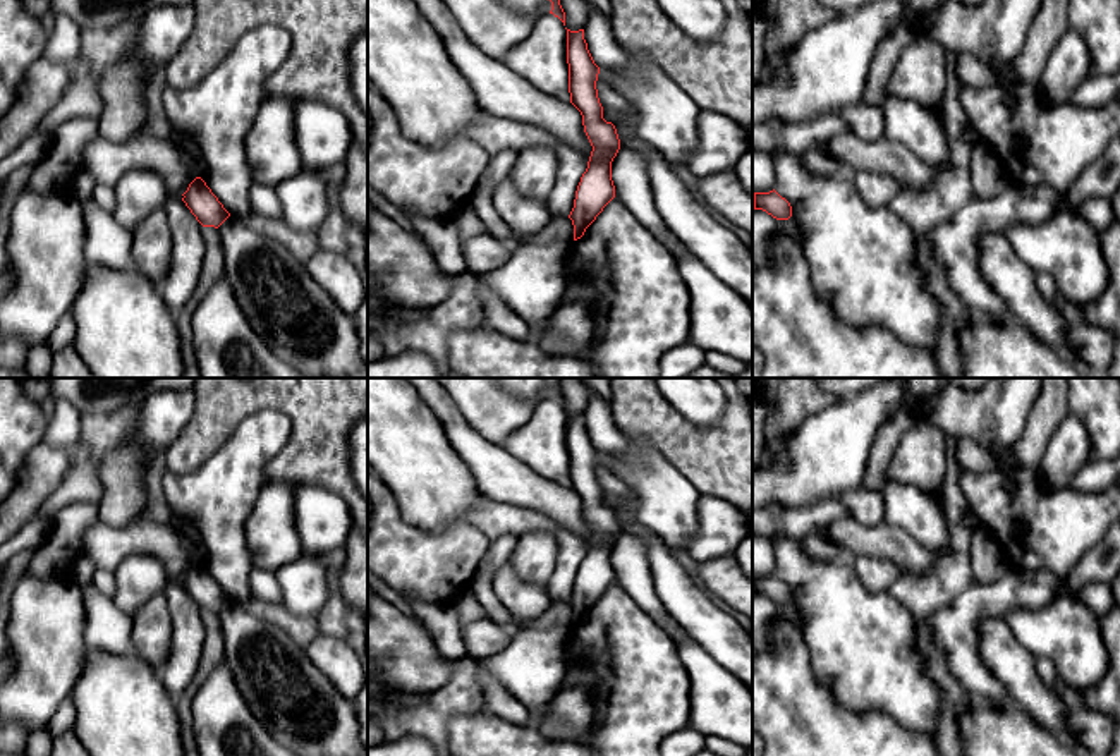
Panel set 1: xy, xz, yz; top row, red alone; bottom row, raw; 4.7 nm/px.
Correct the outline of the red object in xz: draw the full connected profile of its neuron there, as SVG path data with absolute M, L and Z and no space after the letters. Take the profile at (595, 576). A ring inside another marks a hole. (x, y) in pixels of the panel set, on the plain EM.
M567 414L567 448L570 488L581 497L584 517L593 531L569 600L574 610L574 625L577 625L615 582L612 546L620 534L620 524L615 510L603 503L596 474L600 452L587 435L584 414Z

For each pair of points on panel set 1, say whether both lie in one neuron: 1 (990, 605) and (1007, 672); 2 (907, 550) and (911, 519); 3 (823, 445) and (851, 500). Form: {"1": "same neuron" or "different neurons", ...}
{"1": "different neurons", "2": "different neurons", "3": "different neurons"}

